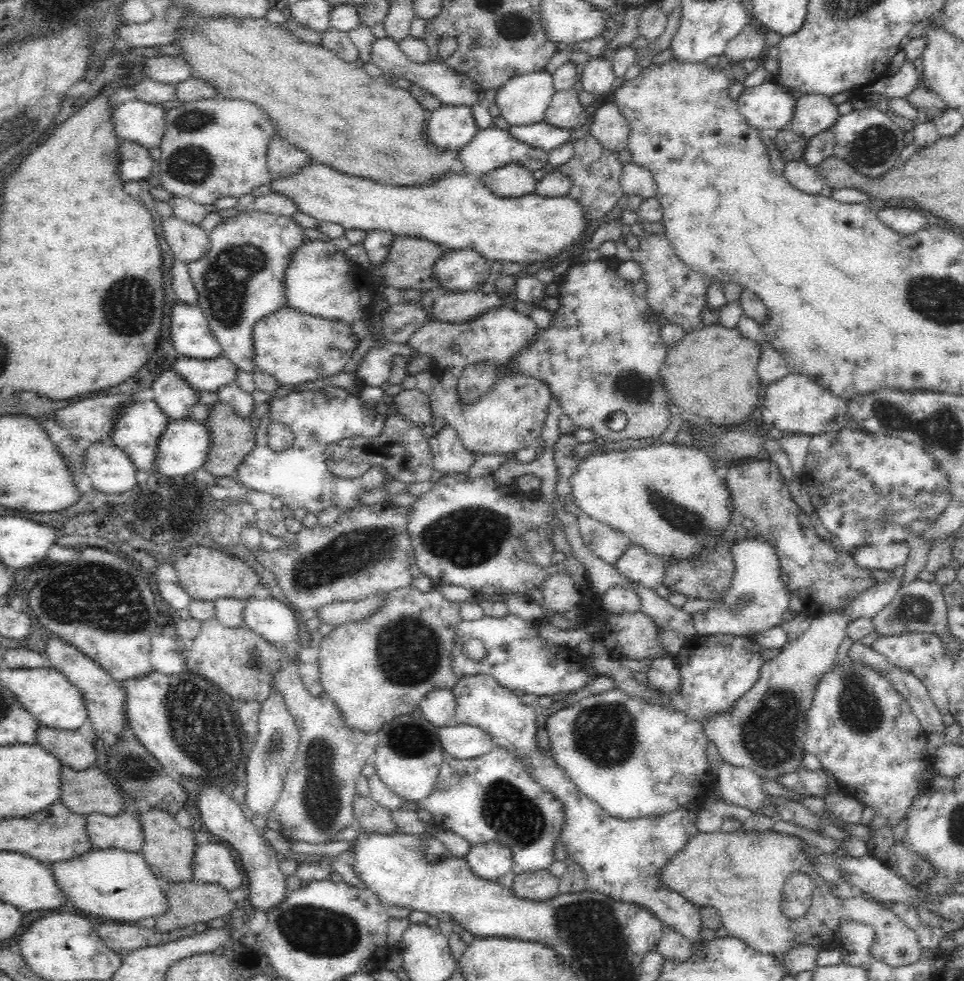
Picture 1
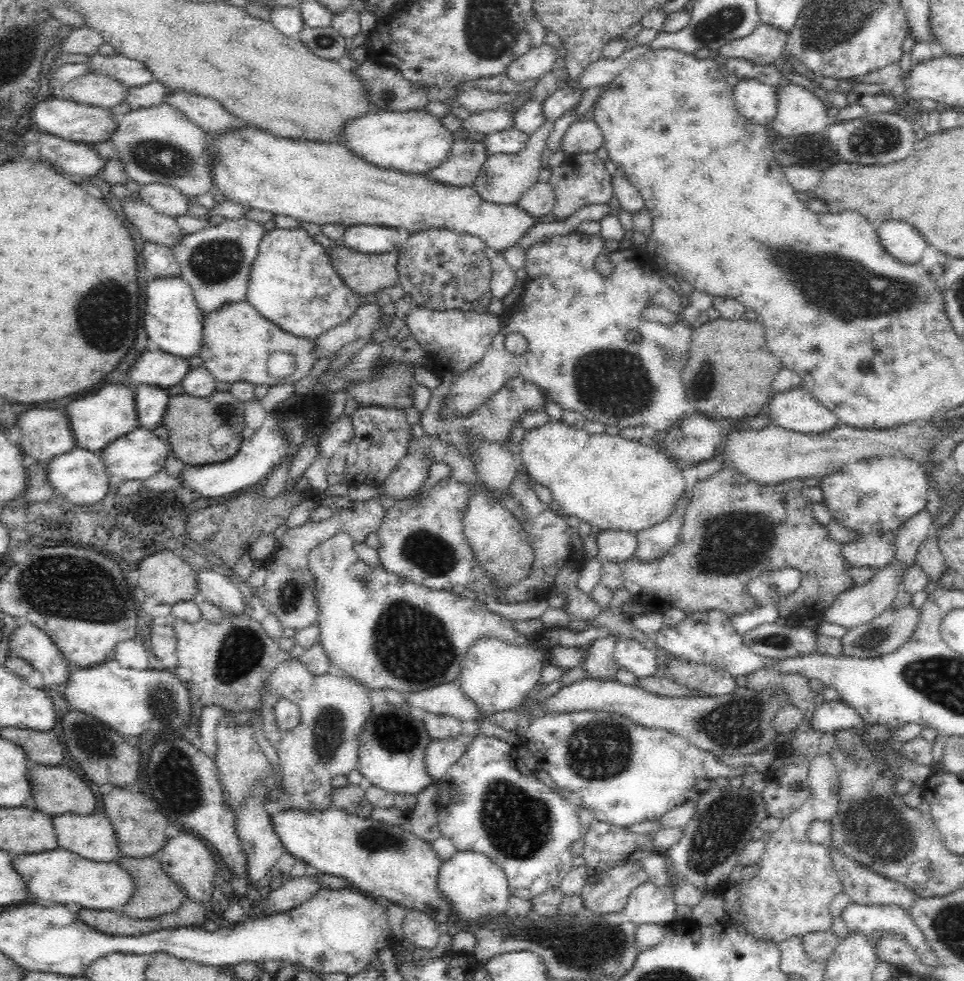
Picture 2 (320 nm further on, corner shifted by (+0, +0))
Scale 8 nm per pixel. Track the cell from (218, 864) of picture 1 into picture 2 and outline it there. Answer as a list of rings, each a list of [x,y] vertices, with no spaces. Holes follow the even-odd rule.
[[[180,832],[174,838],[167,838],[166,844],[154,852],[152,856],[158,859],[162,870],[172,881],[178,883],[188,898],[194,901],[205,902],[210,909],[210,898],[213,895],[212,880],[218,869],[210,850],[201,842],[200,838],[187,832]]]

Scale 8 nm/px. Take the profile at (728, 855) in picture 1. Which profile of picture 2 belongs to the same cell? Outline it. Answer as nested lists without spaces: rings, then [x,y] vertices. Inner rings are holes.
[[[640,861],[593,871],[580,894],[583,906],[596,915],[622,911],[627,906],[628,896],[646,880],[649,878]]]

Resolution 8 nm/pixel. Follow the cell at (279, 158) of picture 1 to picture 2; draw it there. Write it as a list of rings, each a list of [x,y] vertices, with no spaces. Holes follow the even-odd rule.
[[[171,90],[170,94],[164,96],[162,103],[174,106],[190,122],[208,133],[224,132],[228,128],[240,128],[240,126],[248,125],[238,117],[228,113],[216,99],[184,90]]]

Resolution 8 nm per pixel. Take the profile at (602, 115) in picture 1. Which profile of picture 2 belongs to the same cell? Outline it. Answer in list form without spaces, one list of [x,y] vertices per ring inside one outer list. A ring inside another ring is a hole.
[[[589,115],[573,122],[566,130],[566,134],[560,140],[560,150],[565,156],[575,154],[595,152],[603,145],[602,131],[594,123],[594,119]]]

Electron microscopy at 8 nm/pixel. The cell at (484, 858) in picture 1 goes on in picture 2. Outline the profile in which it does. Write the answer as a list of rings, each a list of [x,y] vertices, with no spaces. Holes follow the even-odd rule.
[[[458,851],[440,864],[436,886],[439,896],[448,900],[449,906],[451,906],[448,920],[437,923],[440,934],[448,934],[448,928],[458,921],[473,922],[481,920],[486,915],[499,915],[508,912],[507,903],[511,895],[506,875],[485,854]]]

